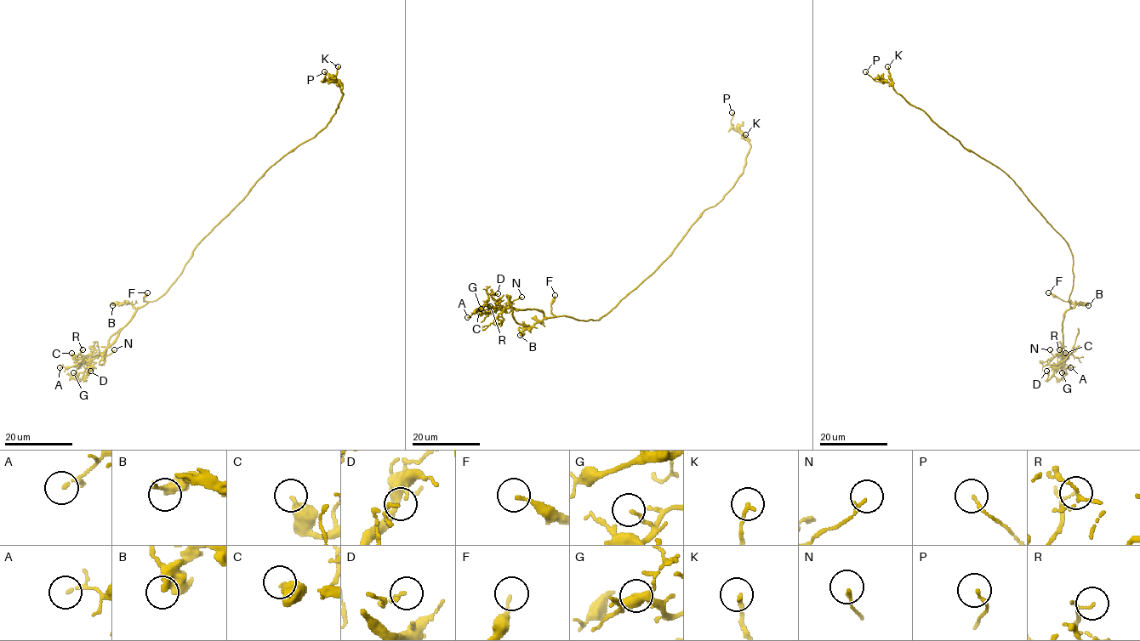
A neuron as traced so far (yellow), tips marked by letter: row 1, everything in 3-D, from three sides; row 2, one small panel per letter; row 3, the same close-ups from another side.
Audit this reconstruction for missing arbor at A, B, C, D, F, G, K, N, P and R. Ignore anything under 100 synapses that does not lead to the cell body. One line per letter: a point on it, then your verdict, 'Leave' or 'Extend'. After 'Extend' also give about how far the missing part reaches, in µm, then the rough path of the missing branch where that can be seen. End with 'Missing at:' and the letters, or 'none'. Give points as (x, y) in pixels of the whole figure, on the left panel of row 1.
A: Place: (59, 367). Leave
B: Place: (112, 305). Leave
C: Place: (71, 353). Leave
D: Place: (90, 371). Leave
F: Place: (147, 292). Leave
G: Place: (73, 372). Leave
K: Place: (338, 66). Leave
N: Place: (114, 349). Leave
P: Place: (324, 71). Leave
R: Place: (82, 349). Leave
Missing at: none

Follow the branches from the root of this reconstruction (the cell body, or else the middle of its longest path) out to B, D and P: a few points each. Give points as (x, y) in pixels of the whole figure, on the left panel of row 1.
B: (226, 215), (196, 246), (182, 273), (164, 293), (136, 308), (126, 303), (112, 305)
D: (226, 215), (196, 246), (170, 287), (156, 299), (139, 307), (117, 337), (91, 361), (84, 379), (90, 371)
P: (226, 215), (276, 161), (311, 138), (330, 120), (343, 92), (335, 82), (323, 81), (324, 71)

